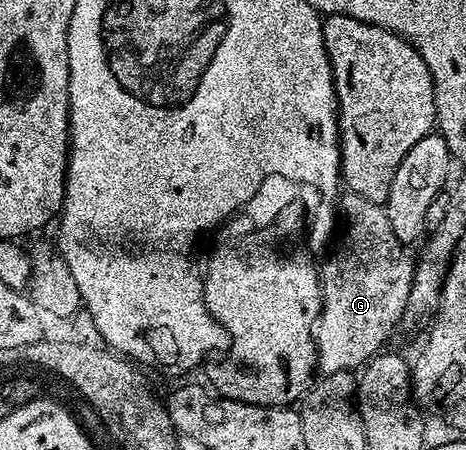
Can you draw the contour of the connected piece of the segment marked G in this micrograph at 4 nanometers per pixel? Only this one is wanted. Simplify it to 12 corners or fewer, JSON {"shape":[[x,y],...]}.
{"shape":[[347,192],[319,272],[315,355],[362,369],[399,328],[415,268],[384,205]]}

